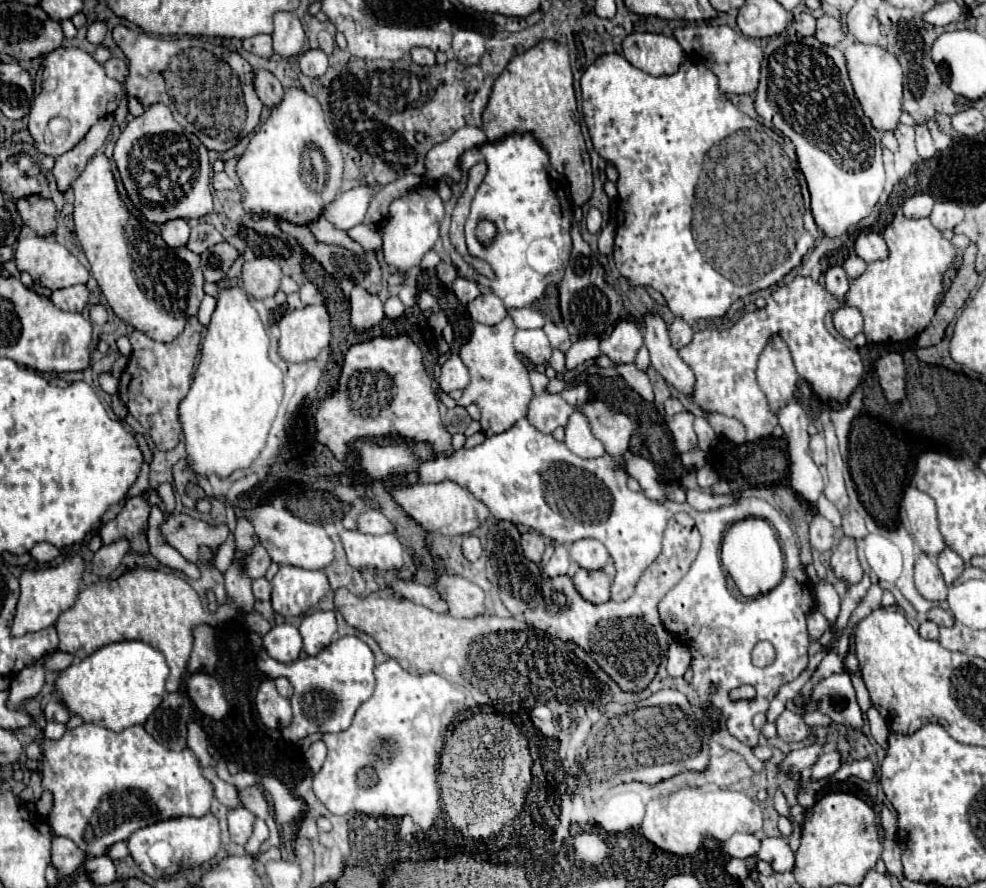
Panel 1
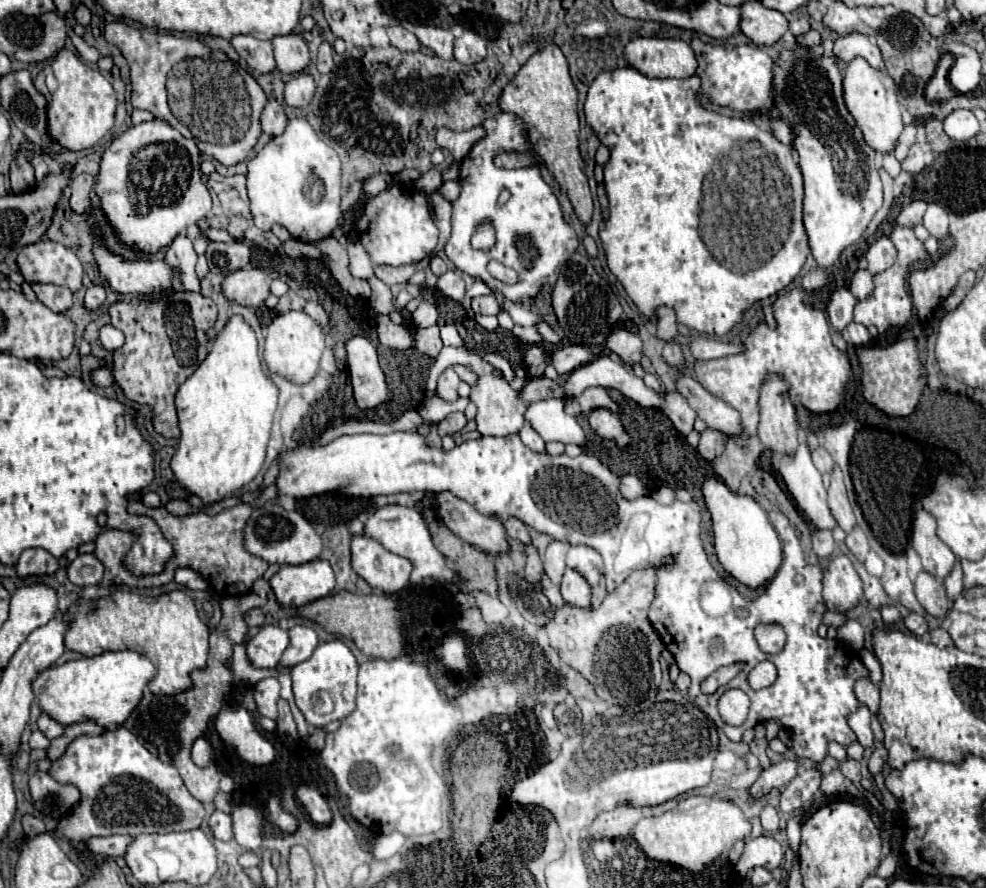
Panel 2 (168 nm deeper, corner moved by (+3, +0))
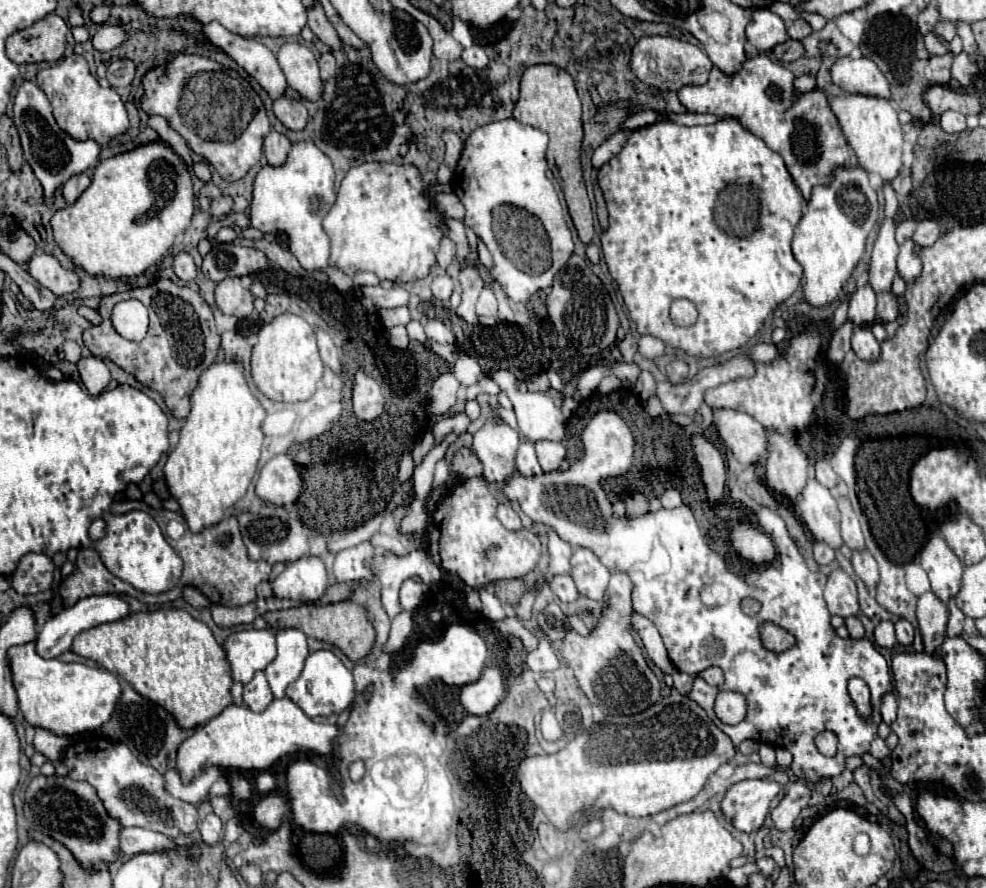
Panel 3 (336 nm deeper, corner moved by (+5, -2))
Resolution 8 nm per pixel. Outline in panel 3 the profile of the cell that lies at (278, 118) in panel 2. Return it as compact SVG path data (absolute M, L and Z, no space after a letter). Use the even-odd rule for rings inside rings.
M270 132L264 138L264 154L268 158L270 166L282 166L282 162L286 162L290 150L290 140L278 132Z

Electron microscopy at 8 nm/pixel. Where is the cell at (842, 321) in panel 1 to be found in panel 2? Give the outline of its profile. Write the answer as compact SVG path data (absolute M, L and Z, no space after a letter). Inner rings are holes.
M848 324L848 328L842 332L842 338L850 344L850 346L860 346L860 344L866 344L870 340L868 336L868 330L862 326L862 324Z

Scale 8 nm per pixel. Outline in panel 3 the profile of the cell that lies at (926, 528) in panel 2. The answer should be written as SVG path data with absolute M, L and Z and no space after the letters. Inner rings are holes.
M932 534L924 550L920 552L920 566L928 572L932 592L942 602L948 602L952 596L960 592L964 570L962 562L940 534Z

